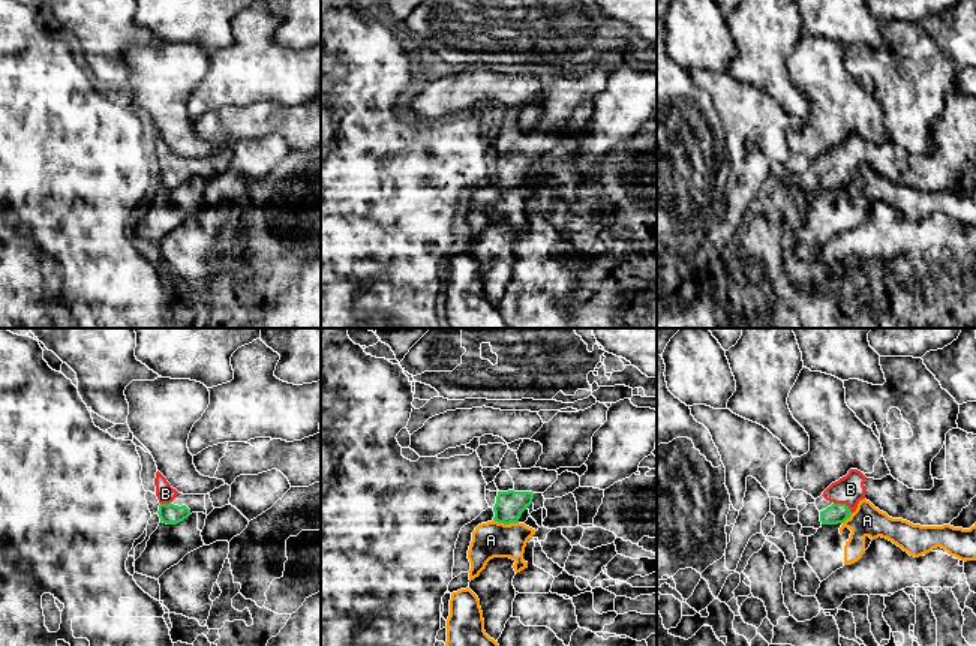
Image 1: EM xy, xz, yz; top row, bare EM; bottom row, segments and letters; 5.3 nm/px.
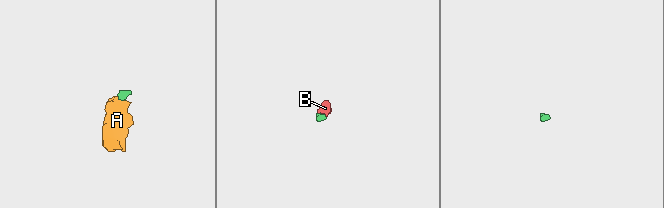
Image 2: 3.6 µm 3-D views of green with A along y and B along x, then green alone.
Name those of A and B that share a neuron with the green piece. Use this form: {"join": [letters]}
{"join": ["B"]}

